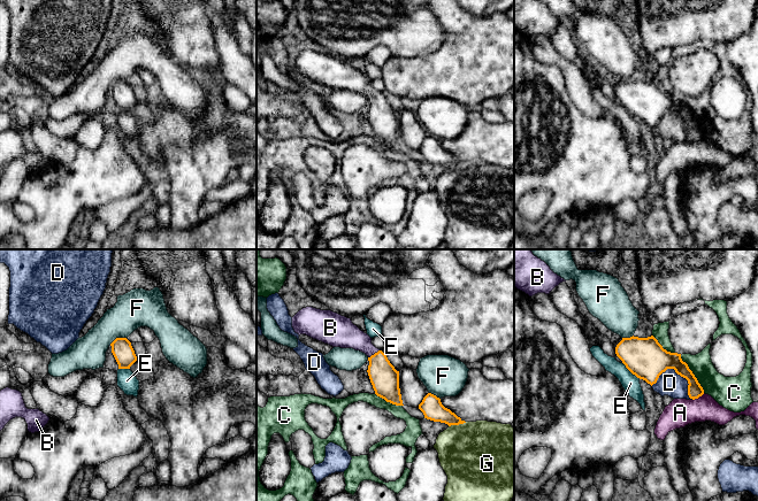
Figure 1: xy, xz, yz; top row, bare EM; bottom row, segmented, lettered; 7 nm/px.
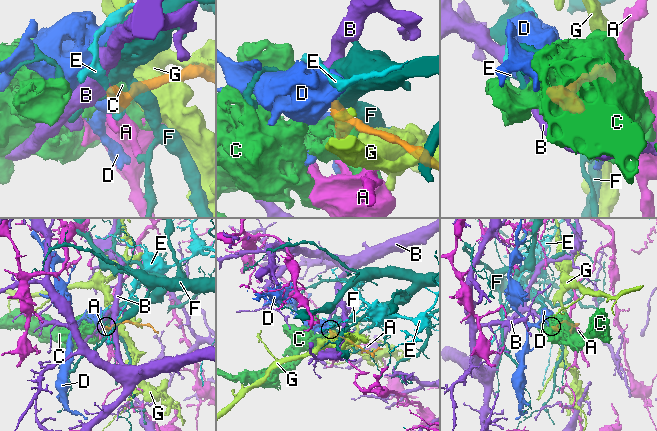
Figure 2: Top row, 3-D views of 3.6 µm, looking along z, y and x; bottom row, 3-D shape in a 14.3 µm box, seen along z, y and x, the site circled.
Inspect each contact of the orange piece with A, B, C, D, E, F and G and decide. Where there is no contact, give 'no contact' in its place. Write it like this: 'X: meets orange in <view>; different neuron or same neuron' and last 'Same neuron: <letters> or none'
A: meets orange in yz; different neuron
B: meets orange in xz; same neuron
C: meets orange in yz; different neuron
D: meets orange in yz; different neuron
E: meets orange in yz; different neuron
F: meets orange in xy; different neuron
G: meets orange in xz; different neuron
Same neuron: B

